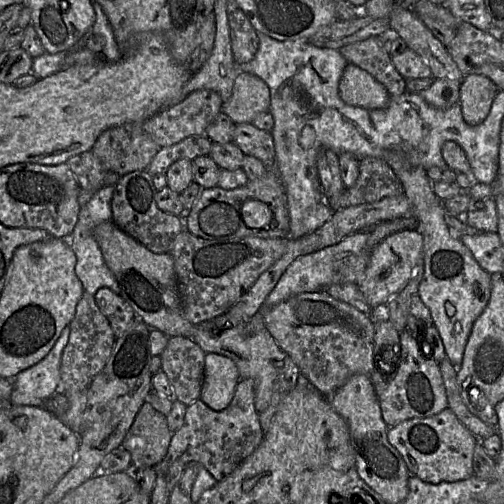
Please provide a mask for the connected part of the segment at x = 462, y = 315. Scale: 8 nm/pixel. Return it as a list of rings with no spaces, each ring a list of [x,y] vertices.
[[[394,152],[383,160],[393,169],[408,198],[412,213],[423,235],[424,273],[418,296],[431,312],[433,324],[443,341],[446,357],[459,369],[472,326],[488,304],[491,293],[491,274],[483,270],[471,251],[451,232],[445,222],[445,210],[432,191],[426,170],[410,166]]]

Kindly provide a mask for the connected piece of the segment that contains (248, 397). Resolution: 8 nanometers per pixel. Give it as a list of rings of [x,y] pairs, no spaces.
[[[244,378],[238,381],[234,396],[224,410],[212,410],[200,399],[188,405],[183,424],[172,433],[165,457],[152,467],[155,473],[165,476],[175,464],[201,464],[217,482],[230,475],[256,450],[264,437],[255,409],[255,393],[255,380]]]

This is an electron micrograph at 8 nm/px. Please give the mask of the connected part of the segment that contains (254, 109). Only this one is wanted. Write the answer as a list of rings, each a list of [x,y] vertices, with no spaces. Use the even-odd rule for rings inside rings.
[[[239,72],[235,78],[232,95],[223,103],[221,112],[235,124],[252,123],[255,117],[269,111],[270,90],[258,76]]]

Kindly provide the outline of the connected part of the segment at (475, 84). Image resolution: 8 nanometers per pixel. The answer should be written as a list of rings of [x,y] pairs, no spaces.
[[[466,75],[459,89],[459,104],[464,121],[473,126],[480,124],[488,115],[497,87],[483,75]]]

